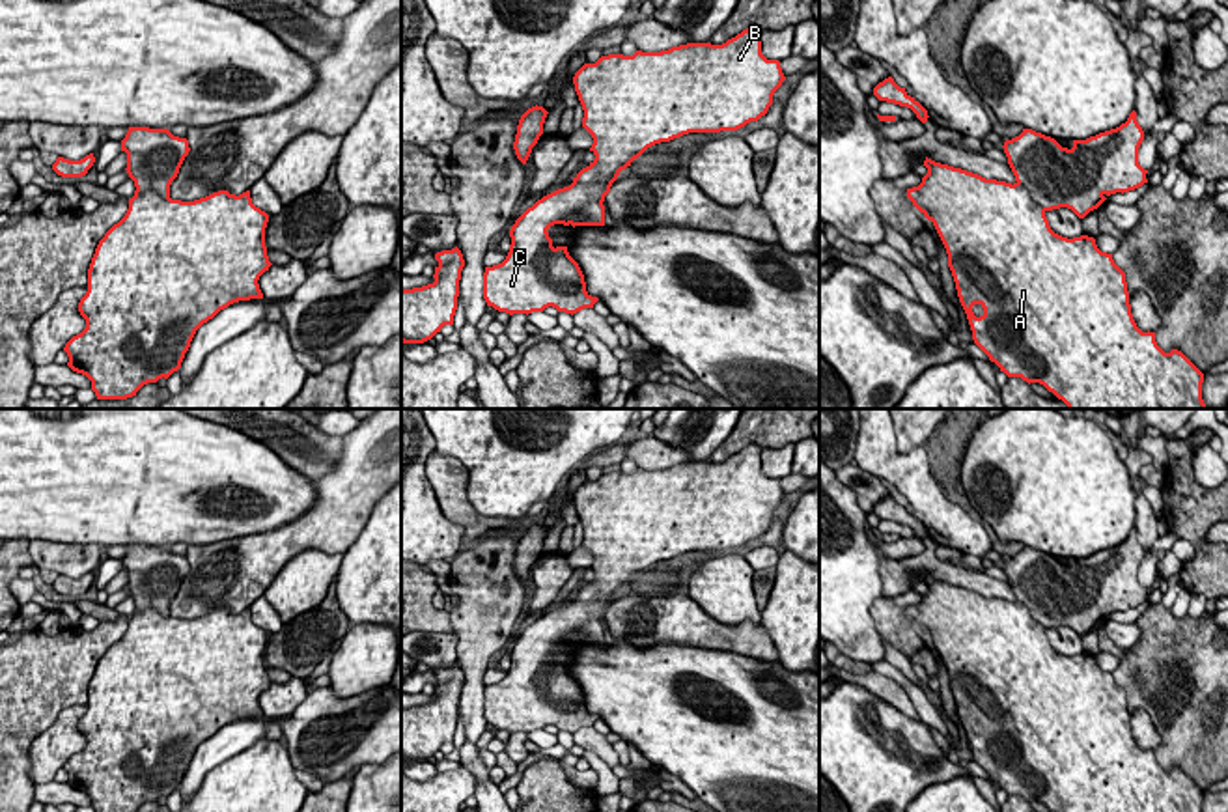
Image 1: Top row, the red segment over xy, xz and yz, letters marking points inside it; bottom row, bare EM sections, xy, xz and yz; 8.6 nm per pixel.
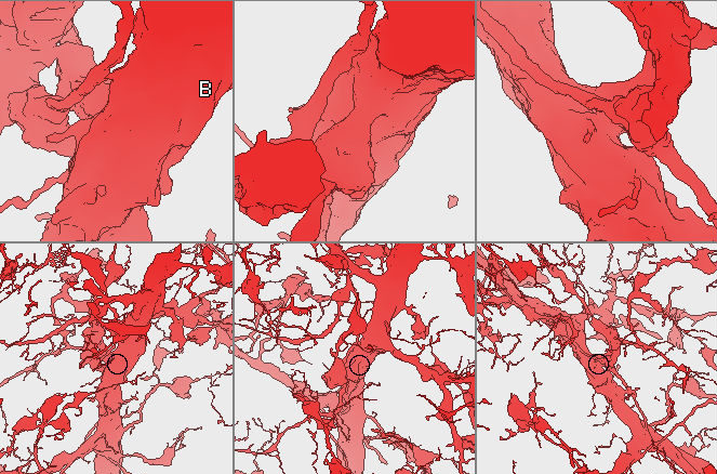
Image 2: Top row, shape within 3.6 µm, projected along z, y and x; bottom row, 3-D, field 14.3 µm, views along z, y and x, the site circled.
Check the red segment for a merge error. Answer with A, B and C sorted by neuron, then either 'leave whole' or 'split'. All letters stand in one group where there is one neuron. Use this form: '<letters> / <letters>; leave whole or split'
A B C; leave whole

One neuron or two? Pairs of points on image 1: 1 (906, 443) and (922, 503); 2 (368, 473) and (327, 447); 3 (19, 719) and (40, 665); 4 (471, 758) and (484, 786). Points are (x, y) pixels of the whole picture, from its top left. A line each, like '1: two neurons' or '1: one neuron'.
1: two neurons
2: two neurons
3: one neuron
4: one neuron

